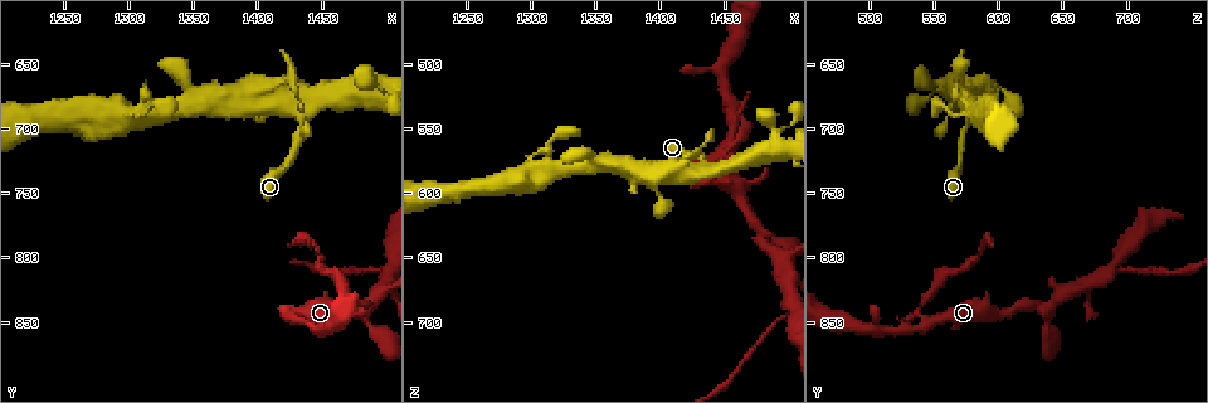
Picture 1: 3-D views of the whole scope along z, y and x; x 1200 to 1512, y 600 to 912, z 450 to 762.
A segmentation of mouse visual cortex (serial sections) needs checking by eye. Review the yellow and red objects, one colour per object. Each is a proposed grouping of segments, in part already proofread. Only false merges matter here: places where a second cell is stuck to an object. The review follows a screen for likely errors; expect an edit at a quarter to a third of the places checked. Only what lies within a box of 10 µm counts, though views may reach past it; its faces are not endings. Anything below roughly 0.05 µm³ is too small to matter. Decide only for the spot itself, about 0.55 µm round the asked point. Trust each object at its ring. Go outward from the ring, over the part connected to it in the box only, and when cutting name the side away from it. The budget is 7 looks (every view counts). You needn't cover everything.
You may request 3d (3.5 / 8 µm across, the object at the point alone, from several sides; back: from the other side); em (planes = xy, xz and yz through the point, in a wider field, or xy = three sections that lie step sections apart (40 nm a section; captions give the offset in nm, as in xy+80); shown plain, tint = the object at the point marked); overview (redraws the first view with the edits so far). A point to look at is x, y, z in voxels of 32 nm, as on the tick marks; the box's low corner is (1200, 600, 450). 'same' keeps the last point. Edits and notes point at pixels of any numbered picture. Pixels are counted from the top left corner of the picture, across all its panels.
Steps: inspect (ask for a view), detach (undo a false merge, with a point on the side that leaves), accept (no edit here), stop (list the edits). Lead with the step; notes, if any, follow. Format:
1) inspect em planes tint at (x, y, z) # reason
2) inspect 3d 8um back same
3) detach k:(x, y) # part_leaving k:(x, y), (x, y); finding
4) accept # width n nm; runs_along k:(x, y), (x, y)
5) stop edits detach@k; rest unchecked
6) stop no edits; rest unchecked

inspect 3d 8um at (1456, 852, 544) # narrows sharply

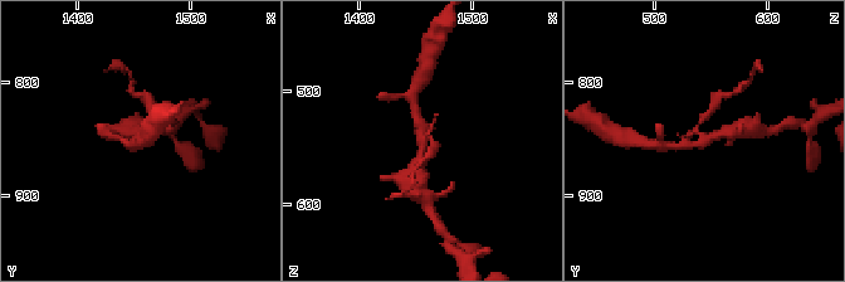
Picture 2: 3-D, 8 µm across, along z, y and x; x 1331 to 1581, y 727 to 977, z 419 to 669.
inspect em xy step 1 tint same # need the tissue

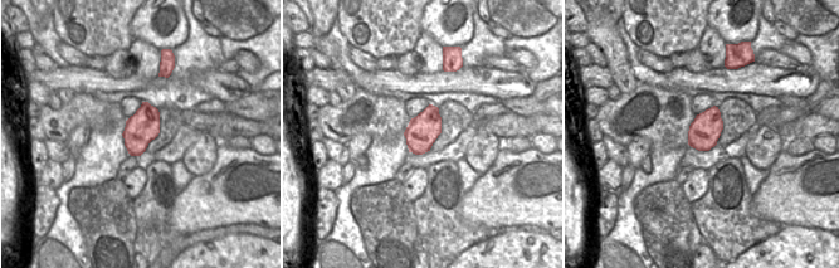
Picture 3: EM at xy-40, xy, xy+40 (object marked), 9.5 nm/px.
detach 2:(434, 145) # part_leaving 2:(429, 134), (434, 147), (416, 166); two cells meet here

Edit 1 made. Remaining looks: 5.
inspect em xy step 5 tint at (1424, 662, 576) # abrupt turn

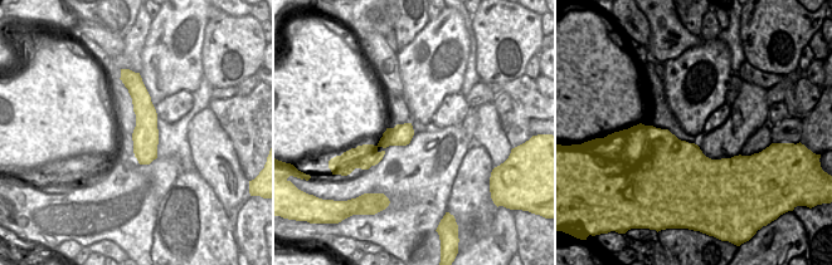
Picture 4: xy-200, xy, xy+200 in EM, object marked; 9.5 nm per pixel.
inspect 3d 3.5um same

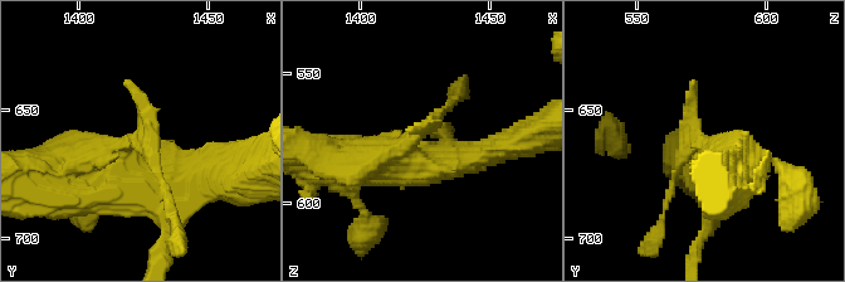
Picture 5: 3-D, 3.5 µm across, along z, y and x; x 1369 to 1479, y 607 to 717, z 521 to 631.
accept # runs_along 4:(139, 84), (146, 114), (146, 161); continuous, no second cell

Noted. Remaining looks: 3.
inspect overview # redraw

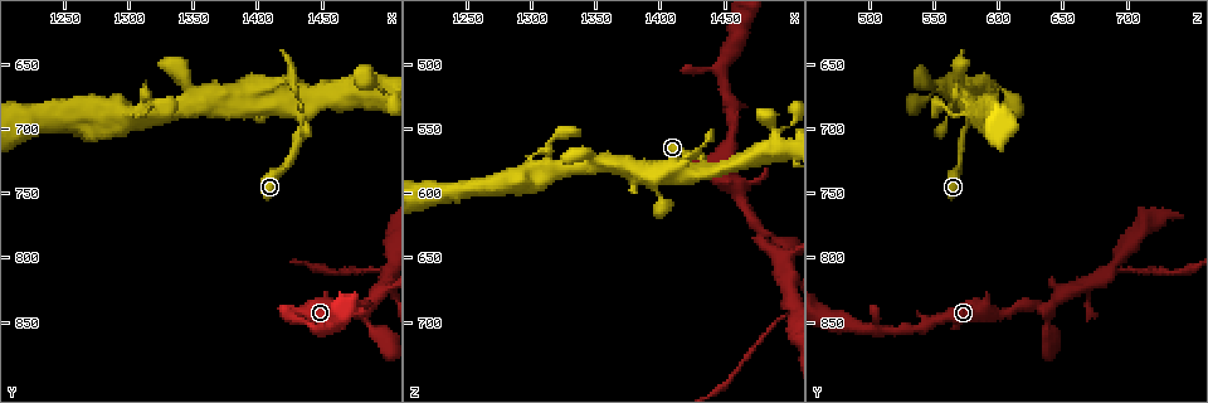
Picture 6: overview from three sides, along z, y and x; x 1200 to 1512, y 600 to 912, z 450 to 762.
inspect 3d 3.5um at (1490, 666, 556)

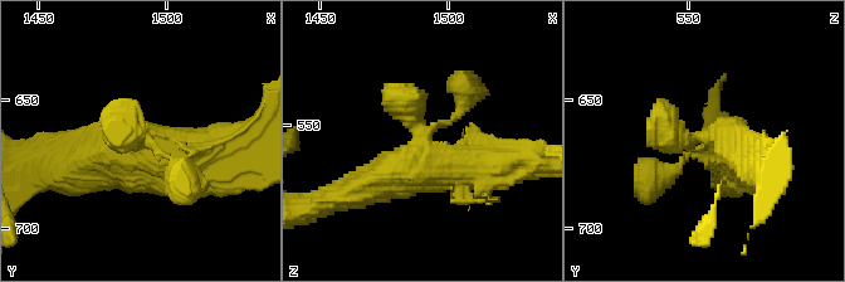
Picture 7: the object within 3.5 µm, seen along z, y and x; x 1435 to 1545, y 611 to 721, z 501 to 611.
inspect em xy step 3 tint at (1490, 664, 559)

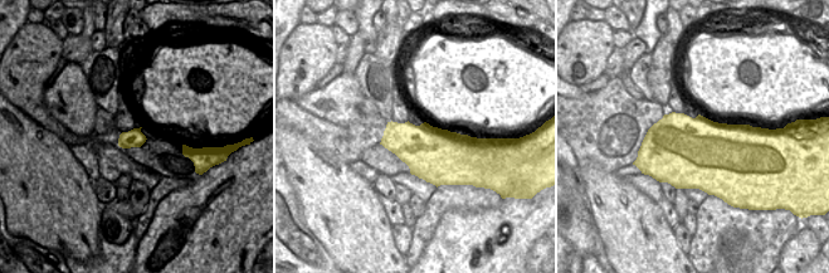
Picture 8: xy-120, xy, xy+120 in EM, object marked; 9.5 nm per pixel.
detach 7:(668, 137) # arms 4; arm_widths 100, 350, 450, 500 nm; part_leaving 7:(419, 163), (426, 134), (396, 95); two cells meet here

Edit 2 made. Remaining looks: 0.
stop edits detach@2, detach@7; rest unchecked

